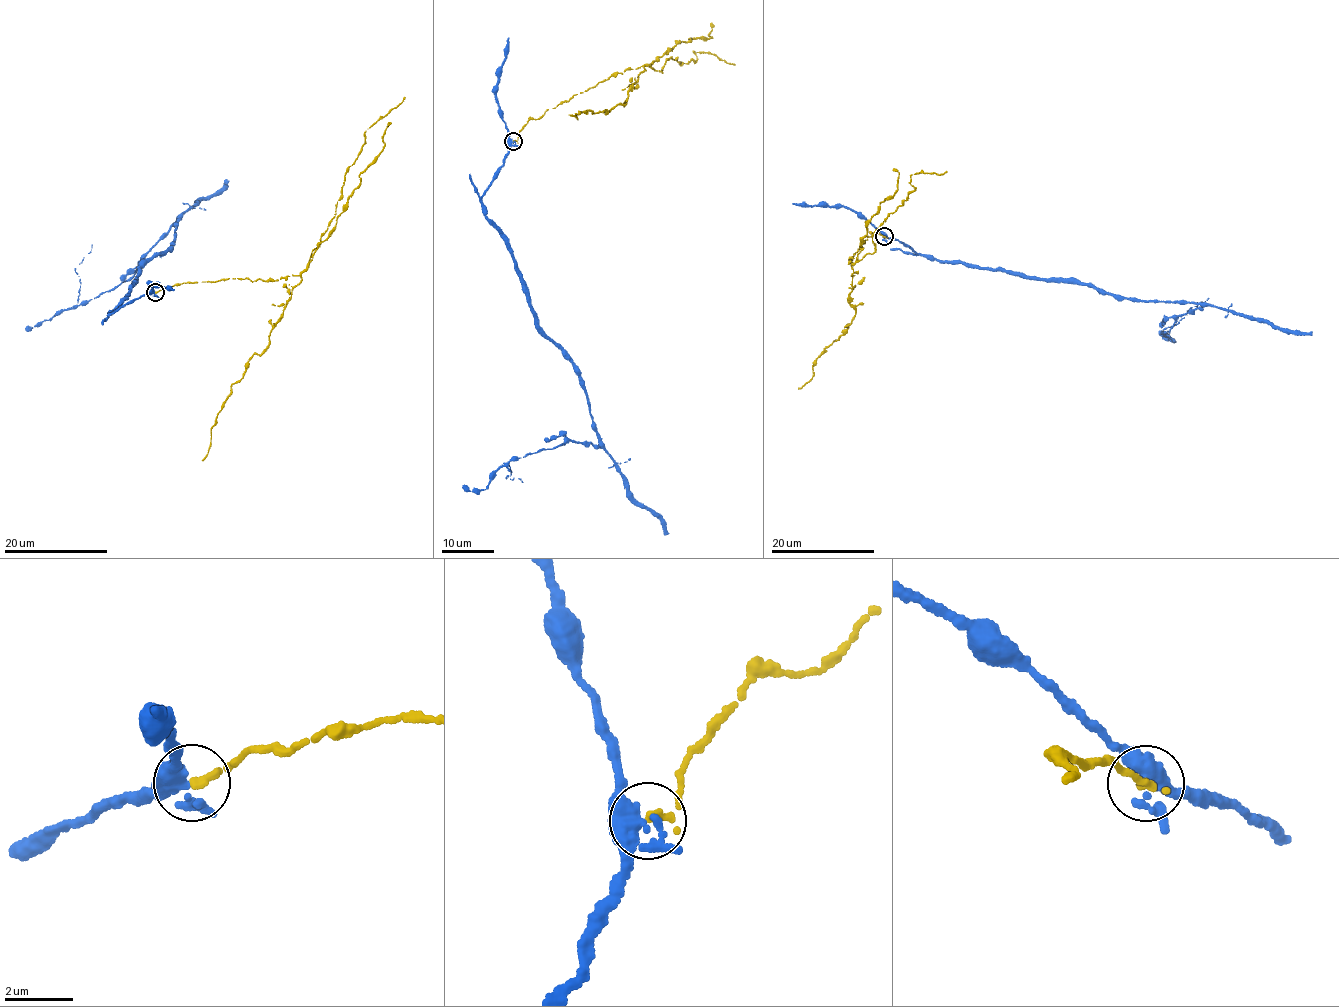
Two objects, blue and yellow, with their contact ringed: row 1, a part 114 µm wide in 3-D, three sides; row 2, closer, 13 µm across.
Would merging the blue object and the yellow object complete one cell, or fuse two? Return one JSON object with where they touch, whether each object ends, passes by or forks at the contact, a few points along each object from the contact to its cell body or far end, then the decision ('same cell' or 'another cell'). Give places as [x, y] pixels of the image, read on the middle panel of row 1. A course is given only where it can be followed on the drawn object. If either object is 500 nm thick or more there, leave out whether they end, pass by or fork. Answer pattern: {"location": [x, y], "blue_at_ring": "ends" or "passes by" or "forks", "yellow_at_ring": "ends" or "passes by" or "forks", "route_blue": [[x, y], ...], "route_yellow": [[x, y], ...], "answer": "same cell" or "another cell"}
{"location": [513, 141], "blue_at_ring": "forks", "yellow_at_ring": "passes by", "route_blue": [[513, 142], [483, 211], [537, 324], [574, 367], [599, 442], [514, 458], [505, 478], [523, 482]], "route_yellow": [[513, 142], [530, 119], [626, 69], [662, 72], [667, 58], [697, 60], [694, 50], [735, 65]], "answer": "another cell"}

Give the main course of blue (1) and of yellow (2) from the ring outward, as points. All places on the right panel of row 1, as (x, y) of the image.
1: (884, 237), (937, 260), (1077, 282), (1127, 299), (1203, 305), (1176, 317), (1169, 330), (1161, 333), (1208, 298)
2: (884, 237), (871, 232), (851, 266), (874, 252), (872, 234), (914, 189), (911, 174), (947, 172)

